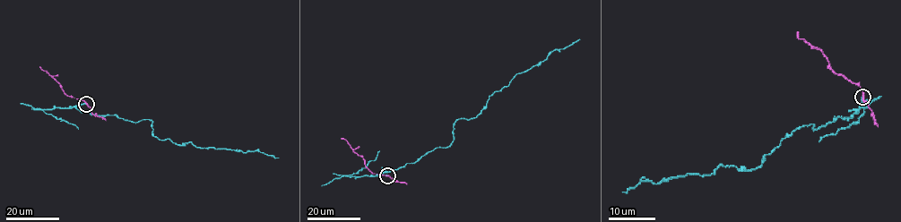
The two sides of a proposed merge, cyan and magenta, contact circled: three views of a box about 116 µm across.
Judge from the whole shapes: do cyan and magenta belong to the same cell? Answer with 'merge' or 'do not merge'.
do not merge

